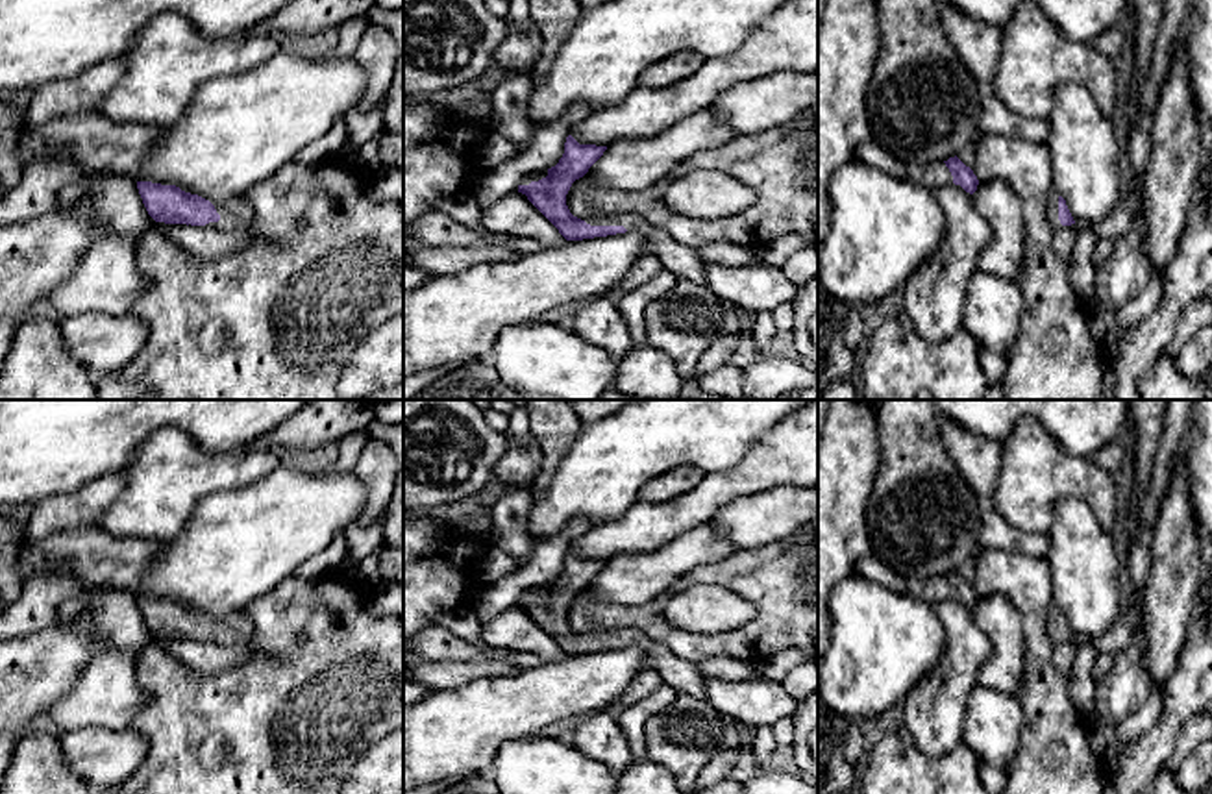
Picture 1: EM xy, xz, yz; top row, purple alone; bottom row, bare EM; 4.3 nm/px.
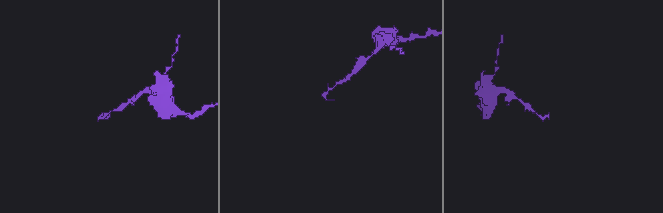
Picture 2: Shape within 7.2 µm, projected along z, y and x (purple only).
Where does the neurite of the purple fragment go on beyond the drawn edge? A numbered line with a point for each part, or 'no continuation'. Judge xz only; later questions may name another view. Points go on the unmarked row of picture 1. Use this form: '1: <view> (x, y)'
1: xz (683, 676)

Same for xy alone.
1: xy (237, 628)

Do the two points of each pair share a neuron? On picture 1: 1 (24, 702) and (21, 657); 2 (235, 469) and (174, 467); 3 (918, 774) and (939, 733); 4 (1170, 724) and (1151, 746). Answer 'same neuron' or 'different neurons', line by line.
1: same neuron
2: same neuron
3: different neurons
4: same neuron

